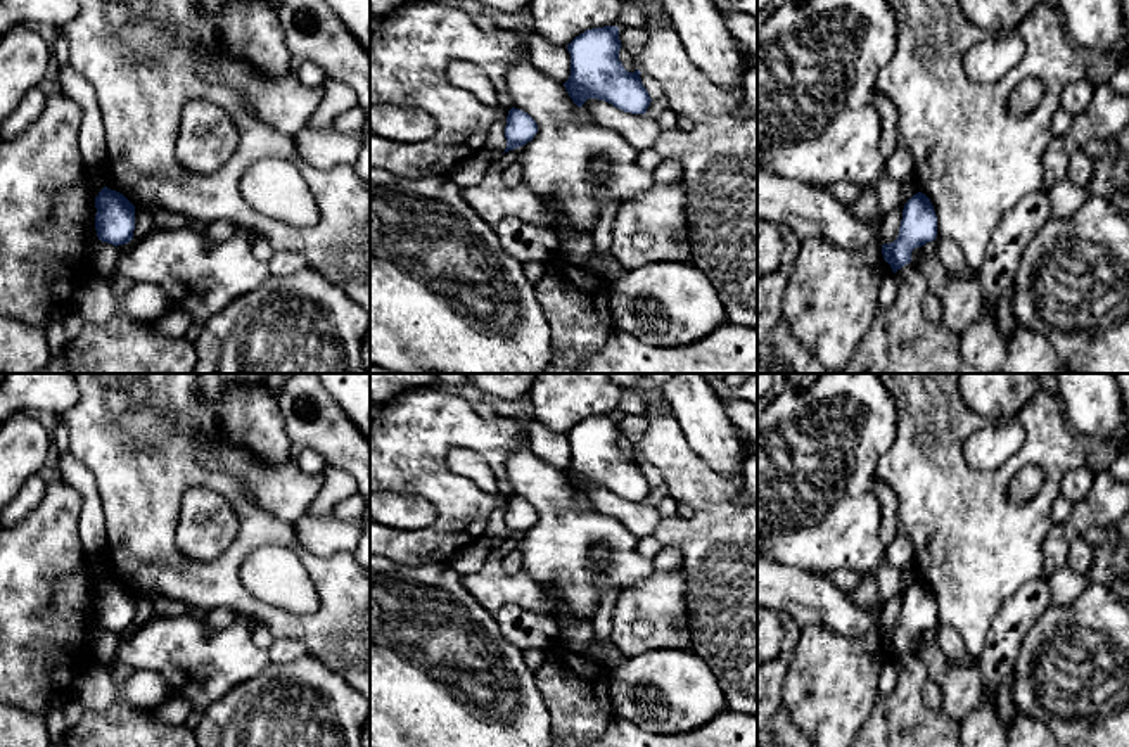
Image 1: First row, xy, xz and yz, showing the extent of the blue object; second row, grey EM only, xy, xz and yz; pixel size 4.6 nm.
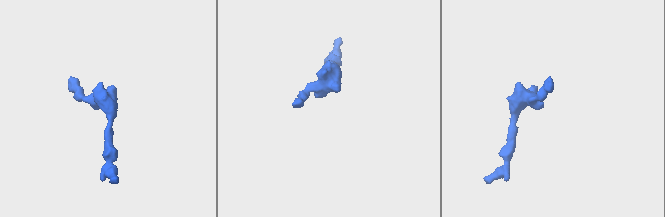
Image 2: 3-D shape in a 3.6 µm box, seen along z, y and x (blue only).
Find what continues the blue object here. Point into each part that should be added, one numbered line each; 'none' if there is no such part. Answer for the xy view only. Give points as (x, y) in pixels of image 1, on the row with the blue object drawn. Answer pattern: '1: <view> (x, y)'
none

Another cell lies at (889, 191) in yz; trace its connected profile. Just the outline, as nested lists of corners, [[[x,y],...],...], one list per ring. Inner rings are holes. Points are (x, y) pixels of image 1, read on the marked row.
[[[885,169],[878,176],[875,188],[883,213],[904,208],[904,204],[908,202],[903,194],[901,182],[894,180]]]

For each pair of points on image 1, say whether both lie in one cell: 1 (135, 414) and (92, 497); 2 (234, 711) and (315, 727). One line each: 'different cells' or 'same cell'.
1: different cells
2: same cell

